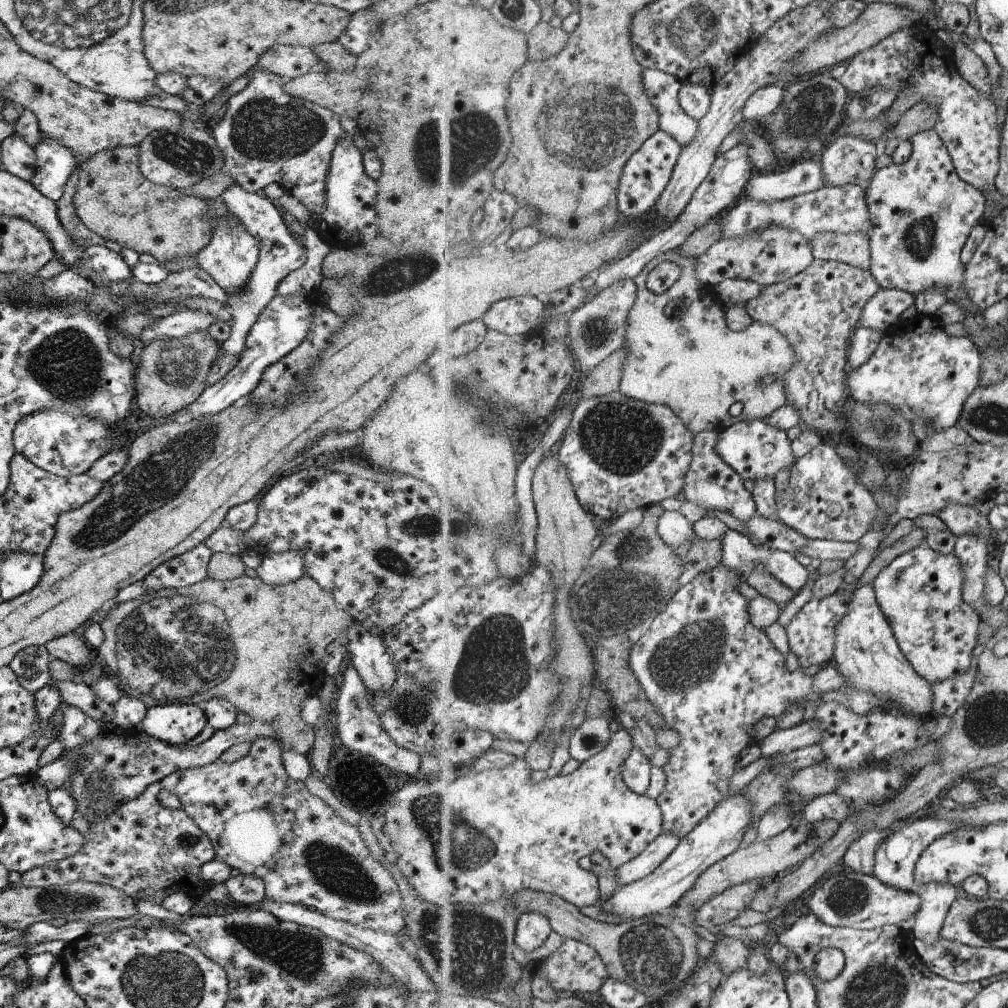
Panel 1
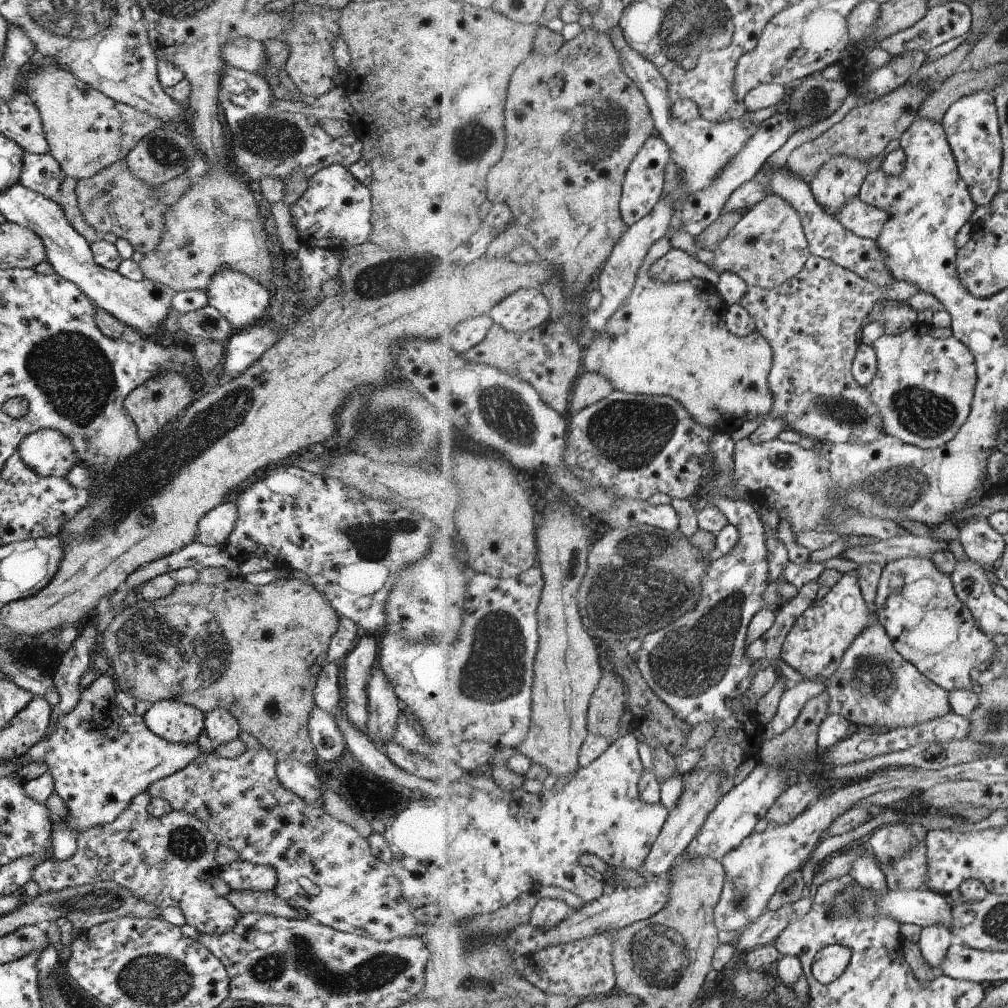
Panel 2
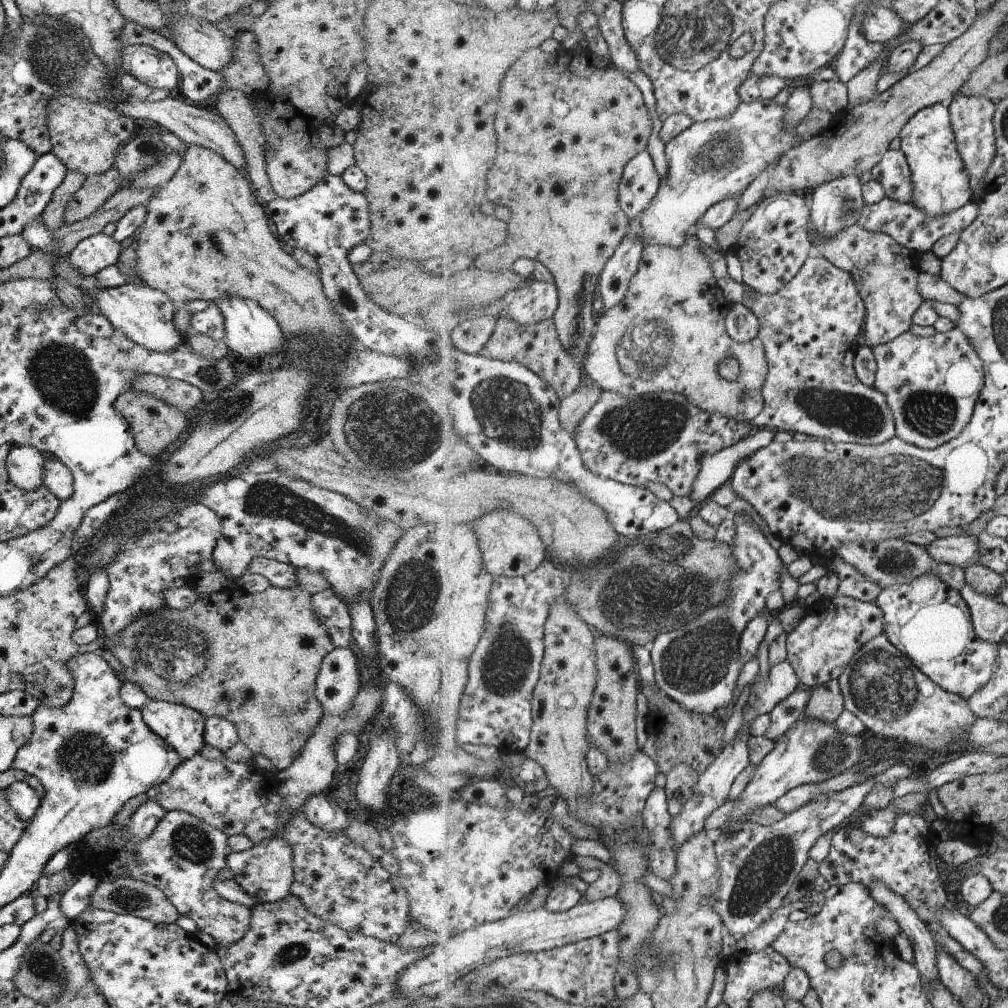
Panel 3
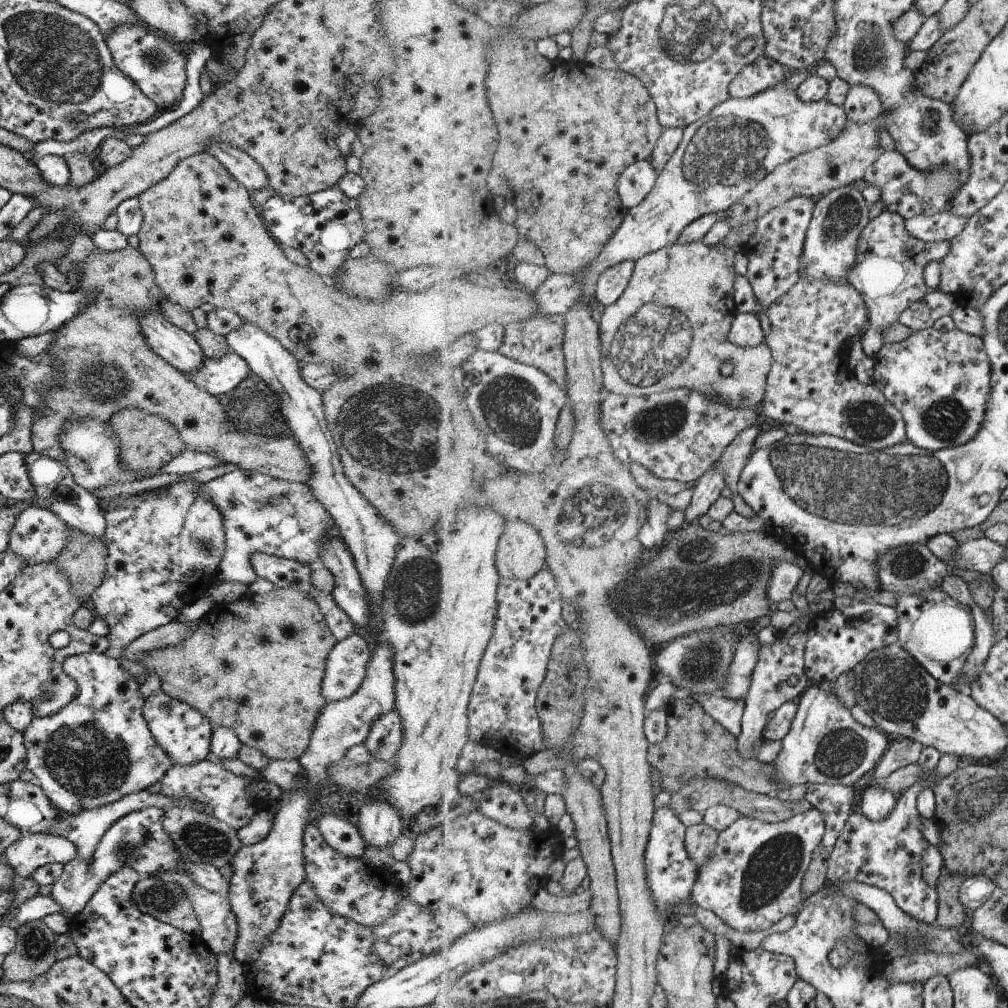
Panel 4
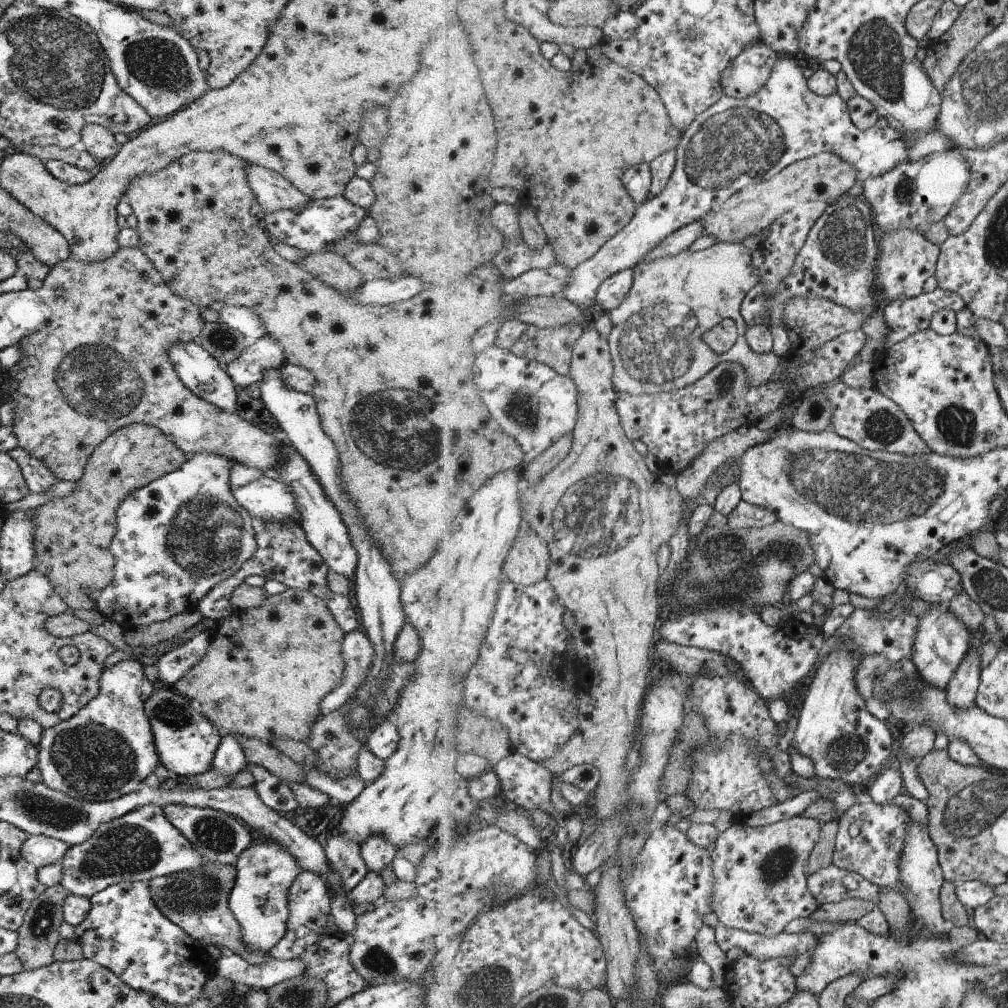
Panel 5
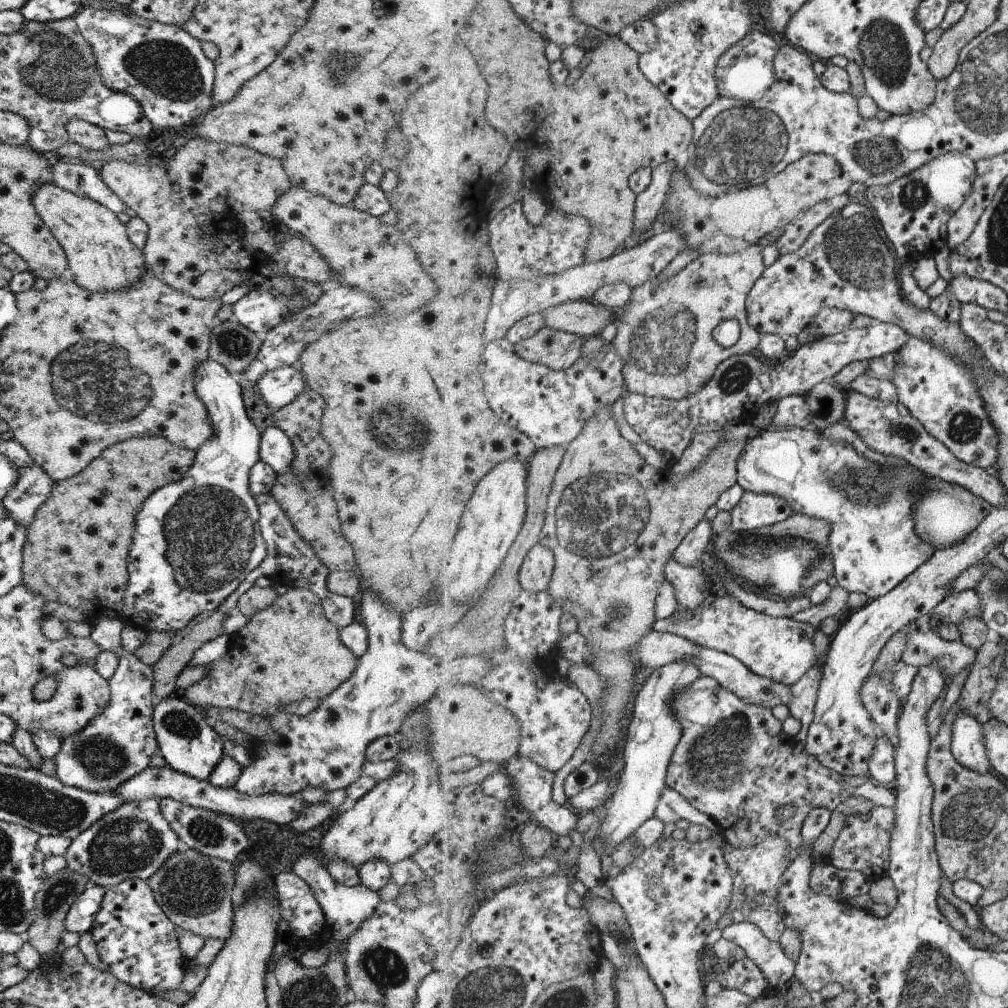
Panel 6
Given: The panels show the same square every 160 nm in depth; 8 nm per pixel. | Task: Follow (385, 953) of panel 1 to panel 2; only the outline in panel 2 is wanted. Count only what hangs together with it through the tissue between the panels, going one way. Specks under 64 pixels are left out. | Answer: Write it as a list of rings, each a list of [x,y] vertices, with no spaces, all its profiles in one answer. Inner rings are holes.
[[[230,890],[225,896],[241,914],[272,914],[276,917],[300,918],[300,914],[285,904],[273,891],[238,891]]]

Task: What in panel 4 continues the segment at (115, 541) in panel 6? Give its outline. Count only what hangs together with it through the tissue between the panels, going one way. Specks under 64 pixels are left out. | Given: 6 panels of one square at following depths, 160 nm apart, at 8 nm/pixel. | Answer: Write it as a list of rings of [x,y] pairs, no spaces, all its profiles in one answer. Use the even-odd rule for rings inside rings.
[[[129,406],[112,415],[109,422],[118,444],[118,459],[122,466],[133,473],[153,476],[186,446],[178,437],[177,431],[161,417],[147,414]],[[69,525],[66,528],[70,531],[68,541],[50,562],[64,573],[75,598],[87,602],[105,572],[106,544]]]

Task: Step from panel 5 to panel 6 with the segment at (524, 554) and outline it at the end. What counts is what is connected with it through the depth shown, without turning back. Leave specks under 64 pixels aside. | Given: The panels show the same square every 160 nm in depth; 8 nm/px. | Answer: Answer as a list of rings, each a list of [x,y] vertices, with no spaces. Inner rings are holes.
[[[535,545],[520,568],[520,583],[525,591],[540,593],[550,589],[556,569],[556,554],[545,545]]]

